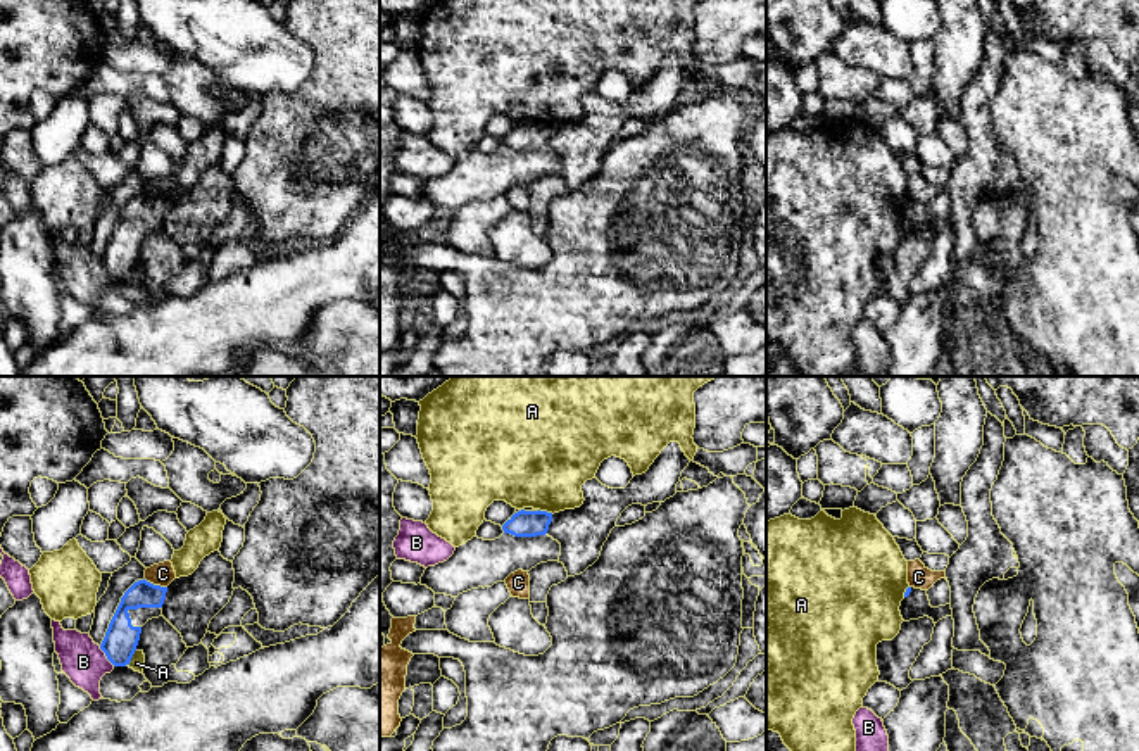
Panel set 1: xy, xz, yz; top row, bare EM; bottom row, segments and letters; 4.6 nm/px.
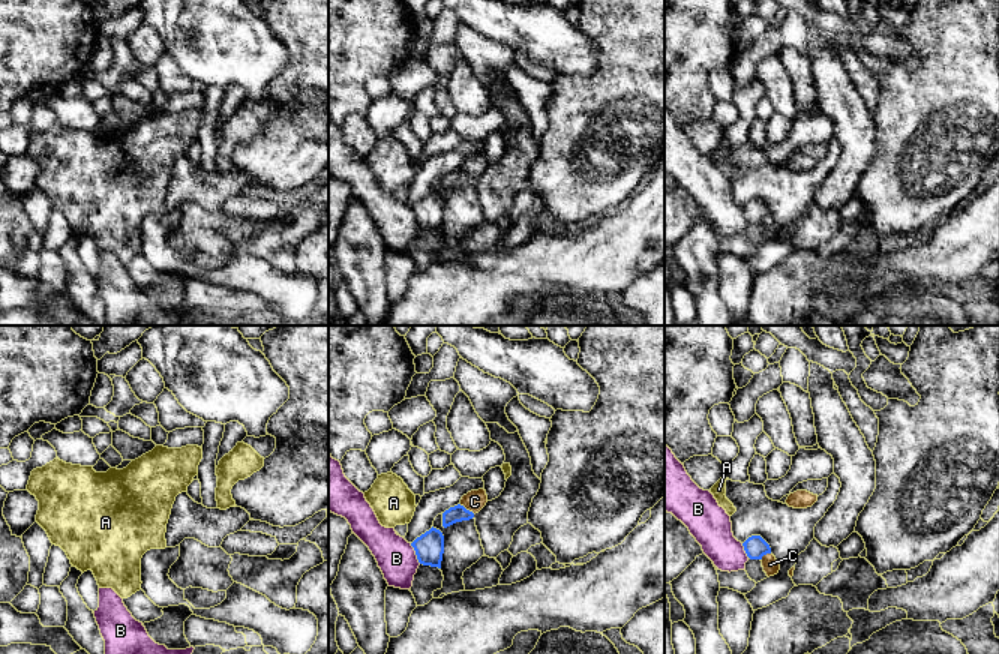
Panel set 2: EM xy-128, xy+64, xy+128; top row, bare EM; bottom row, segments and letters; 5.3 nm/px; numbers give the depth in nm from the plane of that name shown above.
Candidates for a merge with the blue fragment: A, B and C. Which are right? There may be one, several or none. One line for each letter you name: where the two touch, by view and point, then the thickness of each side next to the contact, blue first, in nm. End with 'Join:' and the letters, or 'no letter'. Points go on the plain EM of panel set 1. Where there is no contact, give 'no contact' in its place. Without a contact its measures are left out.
Join: no letter

